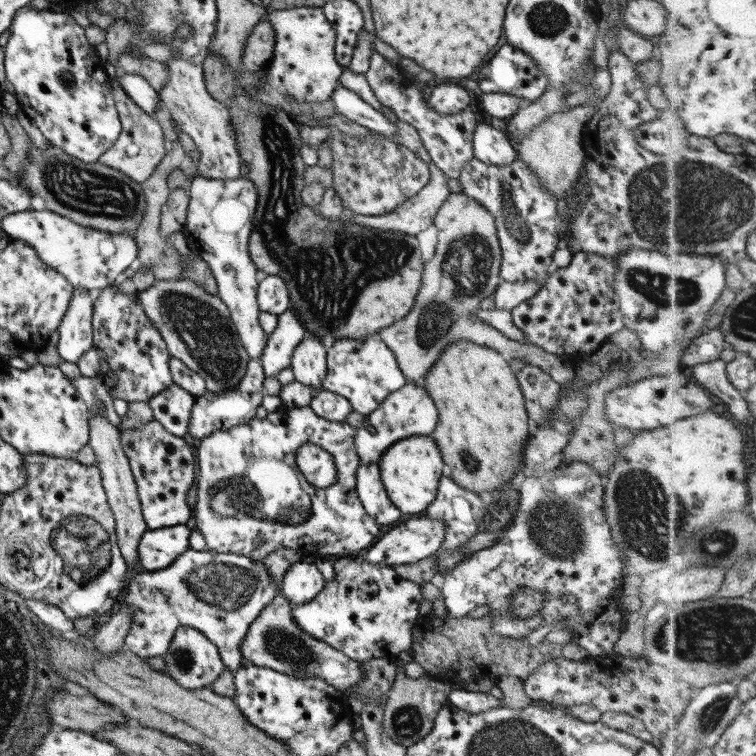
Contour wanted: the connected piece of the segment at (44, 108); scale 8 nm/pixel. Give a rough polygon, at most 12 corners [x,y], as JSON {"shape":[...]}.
{"shape":[[18,8],[2,48],[23,114],[93,163],[120,120],[67,14]]}

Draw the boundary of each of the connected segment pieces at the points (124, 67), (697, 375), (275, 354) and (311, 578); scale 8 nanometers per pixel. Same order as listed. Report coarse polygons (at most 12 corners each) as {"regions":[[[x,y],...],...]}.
{"regions":[[[142,54],[118,56],[122,72],[142,76],[155,92],[167,80],[164,63]],[[717,359],[687,370],[729,406],[737,420],[755,419],[747,399]],[[293,309],[278,315],[259,356],[265,377],[289,367],[307,335]],[[294,562],[280,589],[289,604],[305,604],[324,587],[314,563]]]}

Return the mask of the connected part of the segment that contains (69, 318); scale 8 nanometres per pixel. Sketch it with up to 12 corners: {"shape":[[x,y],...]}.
{"shape":[[73,289],[56,351],[76,363],[93,347],[89,294]]}

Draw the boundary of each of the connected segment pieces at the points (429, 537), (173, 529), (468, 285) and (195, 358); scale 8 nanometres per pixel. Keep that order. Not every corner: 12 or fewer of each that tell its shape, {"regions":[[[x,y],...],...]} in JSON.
{"regions":[[[410,516],[370,545],[377,565],[415,563],[444,541],[441,519]],[[185,525],[147,529],[137,545],[143,571],[167,568],[188,548]],[[449,194],[413,306],[378,332],[422,386],[457,340],[520,358],[558,384],[574,368],[531,344],[459,328],[503,281],[492,216]],[[195,281],[135,295],[169,356],[207,391],[239,384],[248,354],[230,312]]]}

